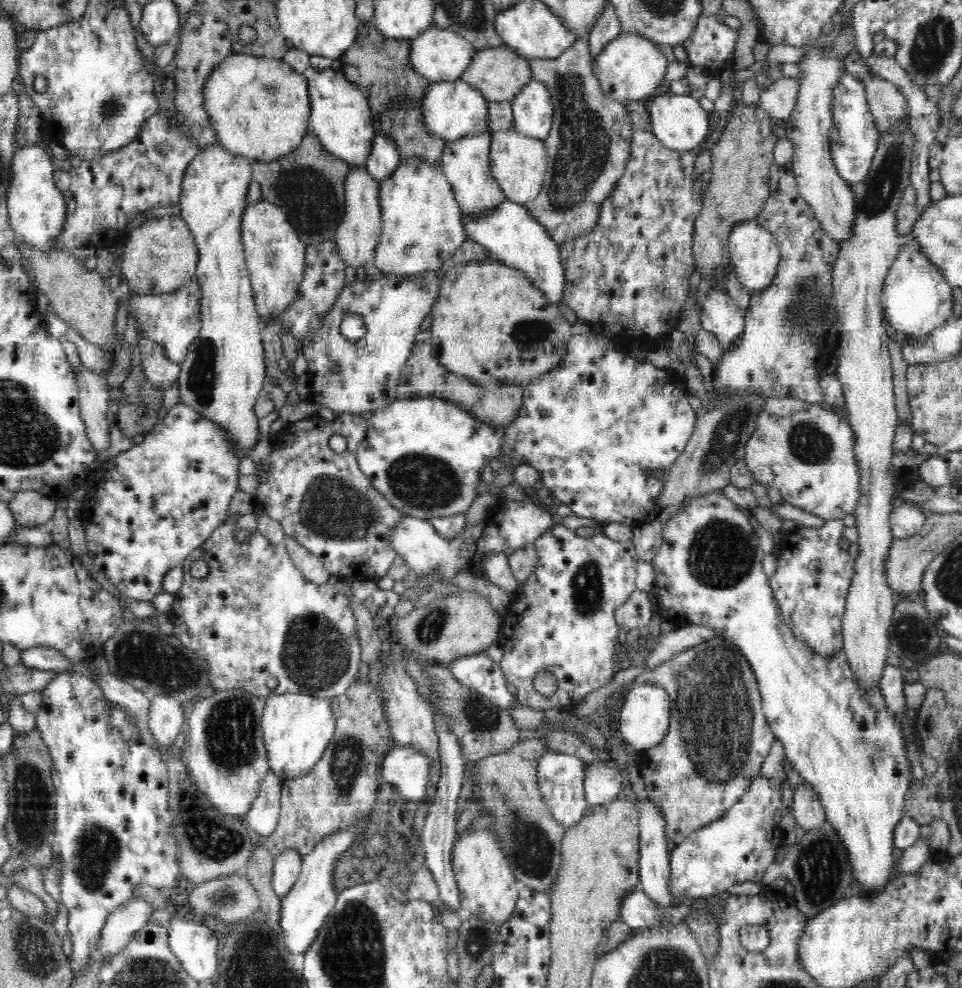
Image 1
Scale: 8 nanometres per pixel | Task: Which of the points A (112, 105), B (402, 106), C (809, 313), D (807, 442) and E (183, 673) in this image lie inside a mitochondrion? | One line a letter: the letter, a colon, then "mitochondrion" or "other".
A: mitochondrion
B: mitochondrion
C: mitochondrion
D: mitochondrion
E: mitochondrion

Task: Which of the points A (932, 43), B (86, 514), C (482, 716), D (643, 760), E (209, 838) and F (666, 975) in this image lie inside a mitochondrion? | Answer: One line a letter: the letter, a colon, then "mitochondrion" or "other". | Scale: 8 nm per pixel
A: mitochondrion
B: other
C: mitochondrion
D: other
E: mitochondrion
F: mitochondrion

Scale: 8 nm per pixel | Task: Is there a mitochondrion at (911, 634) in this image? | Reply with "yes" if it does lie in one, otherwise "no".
yes

